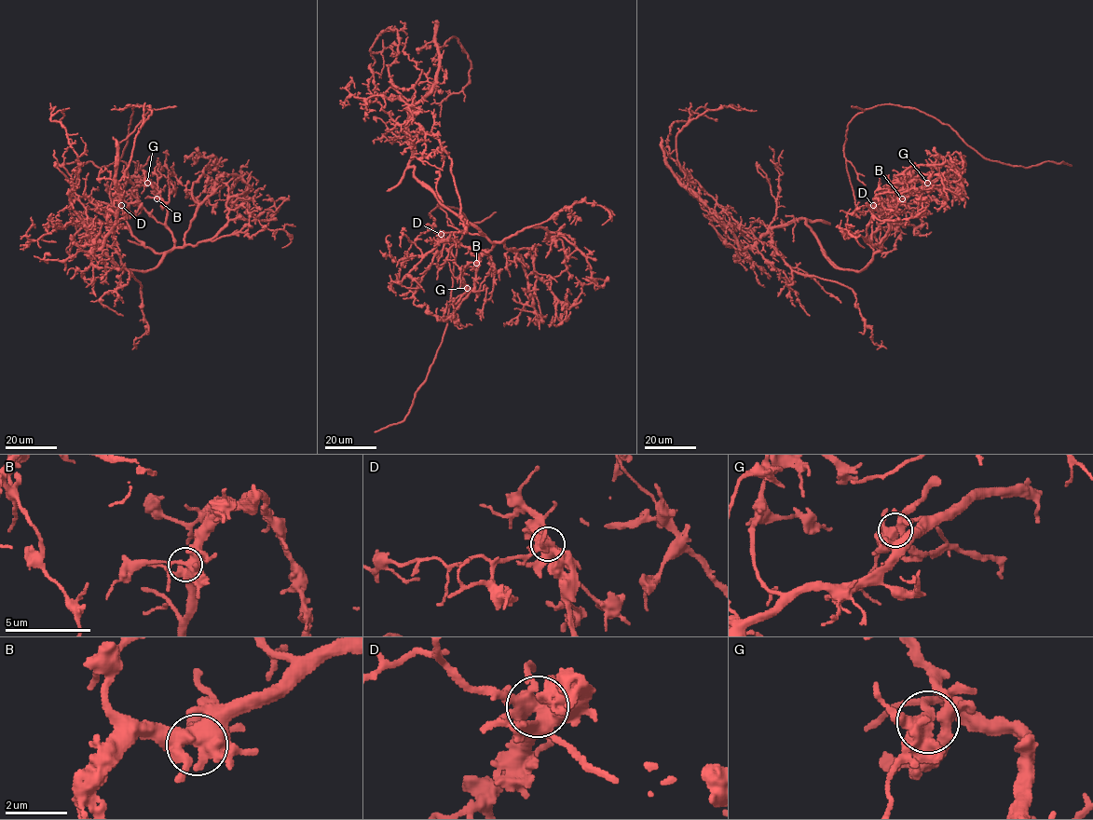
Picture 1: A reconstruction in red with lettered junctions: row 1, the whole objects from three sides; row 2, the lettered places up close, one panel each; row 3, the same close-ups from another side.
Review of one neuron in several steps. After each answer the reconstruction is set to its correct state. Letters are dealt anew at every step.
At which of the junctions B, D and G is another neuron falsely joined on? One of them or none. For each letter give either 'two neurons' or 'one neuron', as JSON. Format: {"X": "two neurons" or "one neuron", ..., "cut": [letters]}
{"B": "one neuron", "D": "two neurons", "G": "one neuron", "cut": ["D"]}

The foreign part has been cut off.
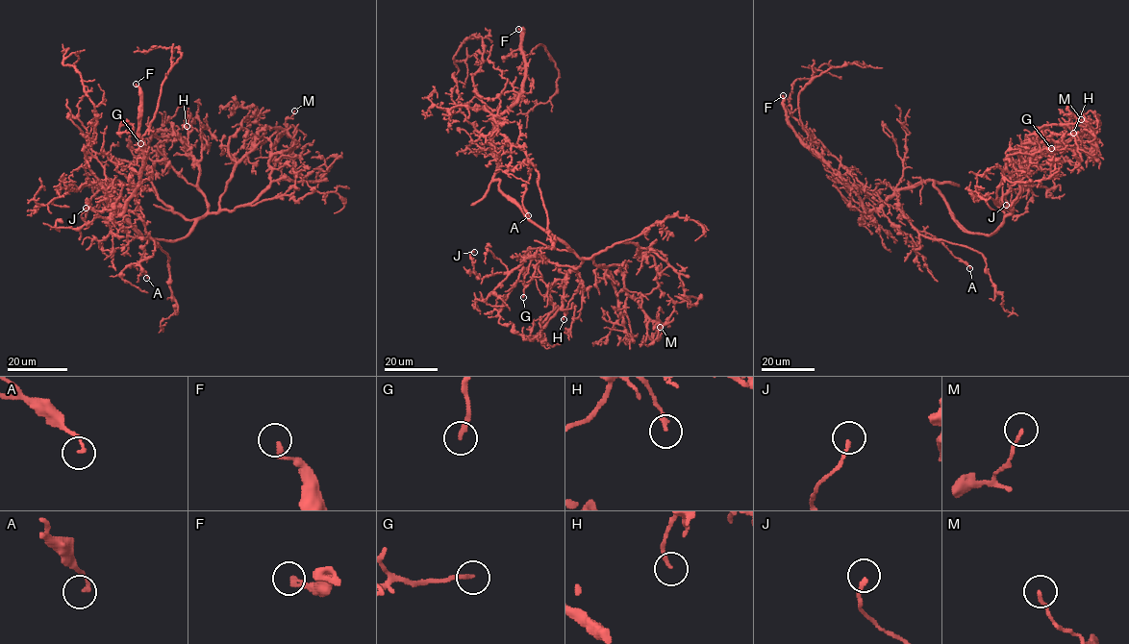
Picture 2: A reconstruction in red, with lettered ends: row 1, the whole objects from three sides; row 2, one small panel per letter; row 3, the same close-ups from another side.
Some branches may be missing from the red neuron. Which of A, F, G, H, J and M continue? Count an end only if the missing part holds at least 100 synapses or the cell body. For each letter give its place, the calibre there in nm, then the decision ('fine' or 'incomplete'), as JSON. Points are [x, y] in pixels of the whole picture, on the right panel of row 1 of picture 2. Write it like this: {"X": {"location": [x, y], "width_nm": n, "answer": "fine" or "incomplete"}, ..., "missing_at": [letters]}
{"A": {"location": [969, 268], "width_nm": 130, "answer": "fine"}, "F": {"location": [783, 95], "width_nm": 220, "answer": "incomplete"}, "G": {"location": [1051, 148], "width_nm": 180, "answer": "fine"}, "H": {"location": [1073, 133], "width_nm": 160, "answer": "fine"}, "J": {"location": [1006, 205], "width_nm": 160, "answer": "fine"}, "M": {"location": [1081, 119], "width_nm": 140, "answer": "fine"}, "missing_at": ["F"]}

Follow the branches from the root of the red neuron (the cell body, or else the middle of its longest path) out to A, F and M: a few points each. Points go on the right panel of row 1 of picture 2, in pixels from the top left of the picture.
A: (935, 186), (932, 180), (925, 180), (900, 189), (897, 207), (916, 229), (934, 235), (969, 268)
F: (935, 186), (925, 180), (898, 188), (866, 211), (853, 189), (798, 136), (783, 95)
M: (935, 186), (965, 229), (991, 235), (1019, 190), (1018, 149), (1054, 134), (1091, 141), (1081, 119)

